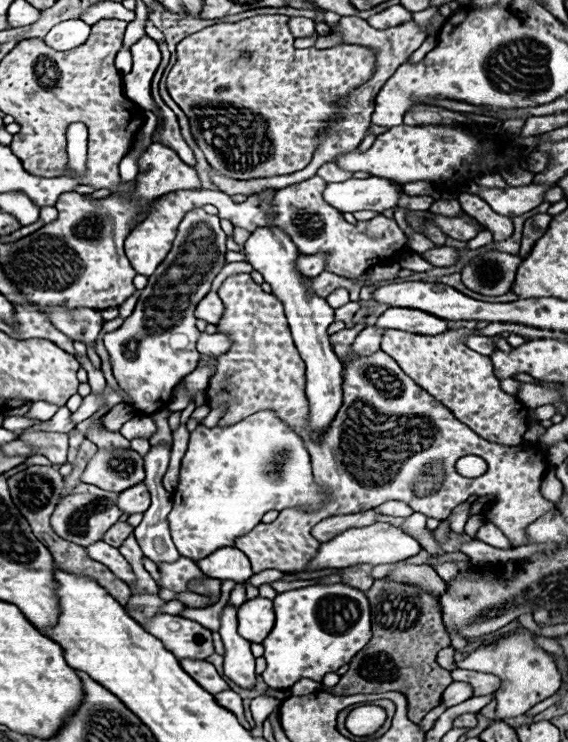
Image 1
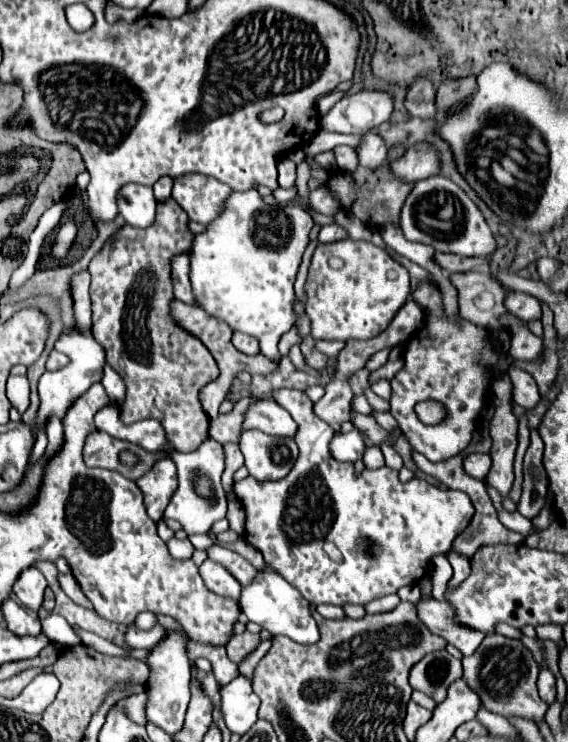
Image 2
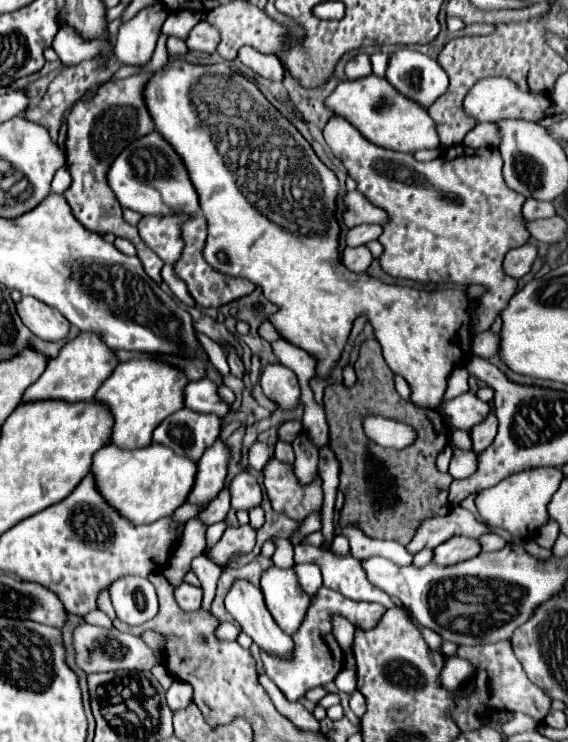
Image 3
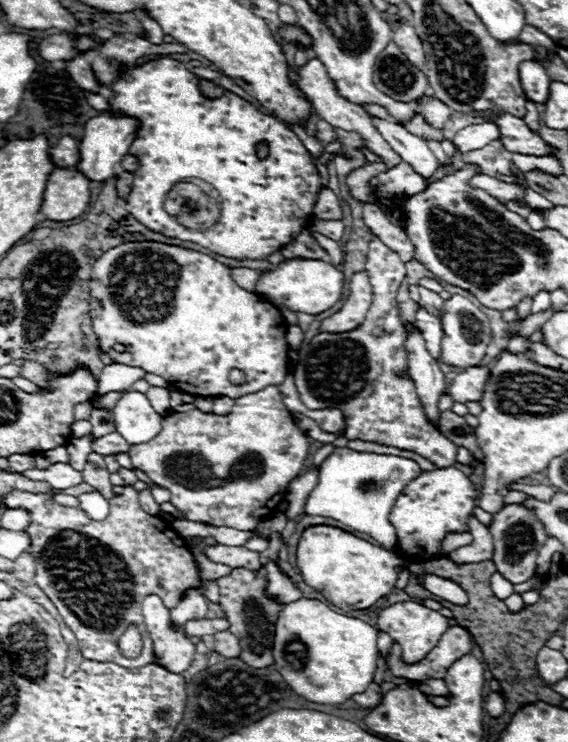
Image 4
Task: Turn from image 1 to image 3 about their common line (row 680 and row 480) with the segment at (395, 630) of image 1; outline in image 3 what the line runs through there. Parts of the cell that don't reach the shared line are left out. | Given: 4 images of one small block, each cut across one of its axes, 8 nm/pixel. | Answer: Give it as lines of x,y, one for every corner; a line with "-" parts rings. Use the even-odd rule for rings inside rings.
368,338
360,346
360,356
354,362
356,370
356,384
354,386
344,386
344,384
328,384
324,390
324,412
326,420
330,426
330,450
340,462
340,484
338,488
346,496
346,504
340,512
338,524
346,528
352,522
358,522
362,526
362,532
368,538
374,540
392,540
402,546
406,546
414,534
416,528
420,526
422,520
432,518
432,492
434,492
434,516
446,516
450,512
450,502
448,502
448,486
452,482
450,474
442,474
436,468
436,456
444,450
444,446
450,440
450,428
444,422
444,416
438,410
424,410
408,400
404,400
396,390
394,390
394,380
392,380
392,370
384,362
382,348
374,338
-
366,414
380,414
404,424
410,424
418,432
418,440
404,448
404,450
394,450
394,448
382,448
376,442
368,440
364,430
362,430
362,418

